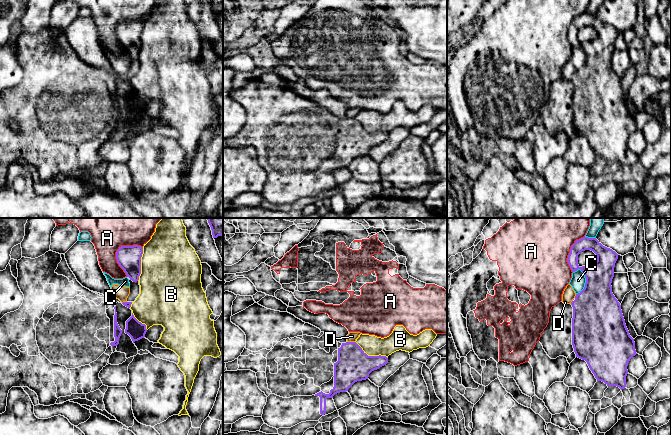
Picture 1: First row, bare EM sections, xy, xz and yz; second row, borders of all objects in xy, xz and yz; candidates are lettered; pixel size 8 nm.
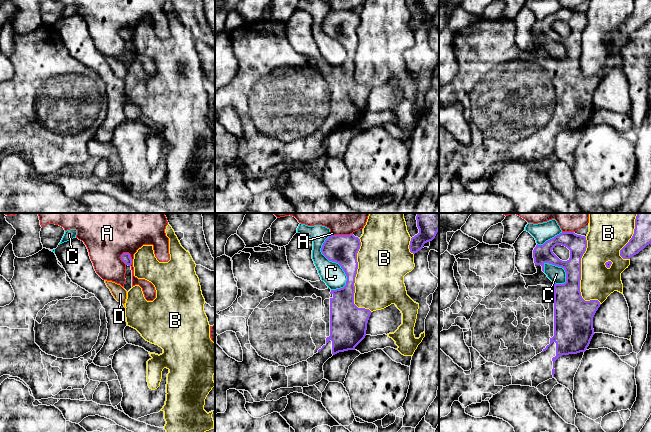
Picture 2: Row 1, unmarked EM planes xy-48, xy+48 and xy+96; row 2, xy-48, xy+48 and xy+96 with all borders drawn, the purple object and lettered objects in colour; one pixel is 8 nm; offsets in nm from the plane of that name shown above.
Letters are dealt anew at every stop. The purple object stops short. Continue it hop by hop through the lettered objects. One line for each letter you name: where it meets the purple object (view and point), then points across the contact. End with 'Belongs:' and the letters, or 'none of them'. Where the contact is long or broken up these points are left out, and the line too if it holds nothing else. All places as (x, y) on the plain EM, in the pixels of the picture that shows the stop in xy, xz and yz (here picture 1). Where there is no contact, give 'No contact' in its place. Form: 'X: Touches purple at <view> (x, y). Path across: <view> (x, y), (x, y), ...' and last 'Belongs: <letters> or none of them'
Belongs: none of them

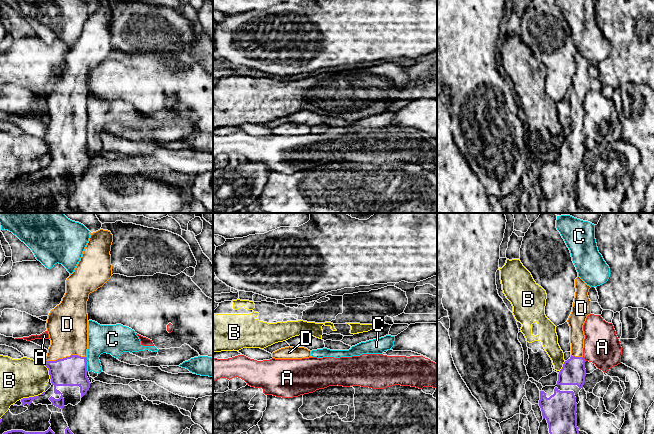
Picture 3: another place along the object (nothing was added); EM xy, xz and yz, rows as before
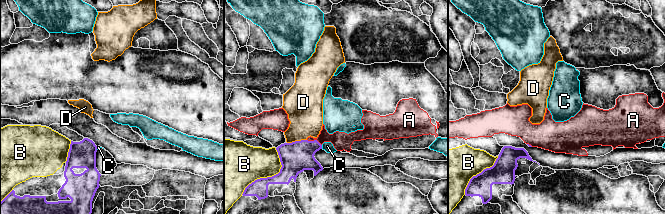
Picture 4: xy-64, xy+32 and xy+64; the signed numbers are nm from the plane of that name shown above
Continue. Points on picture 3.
D: Touches purple at xy (66, 133). Path across: xy (71, 147), (67, 142), (66, 133), (67, 102)
Belongs: D

